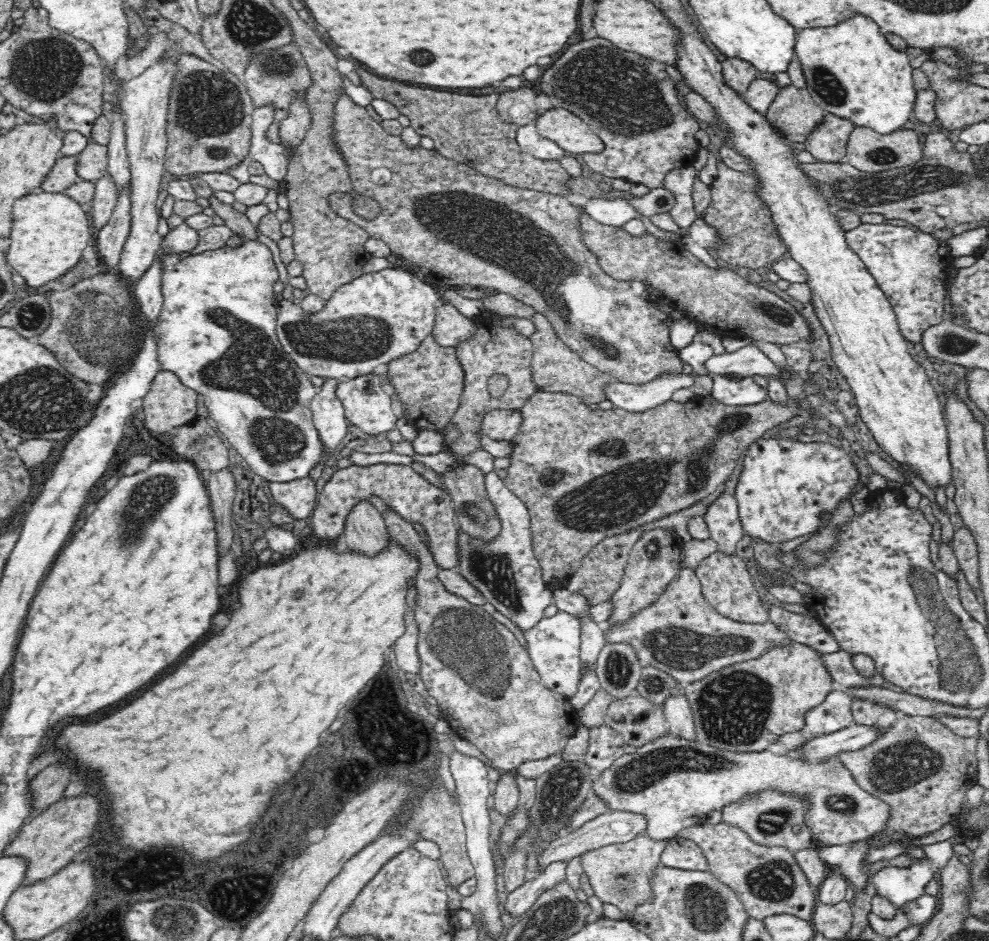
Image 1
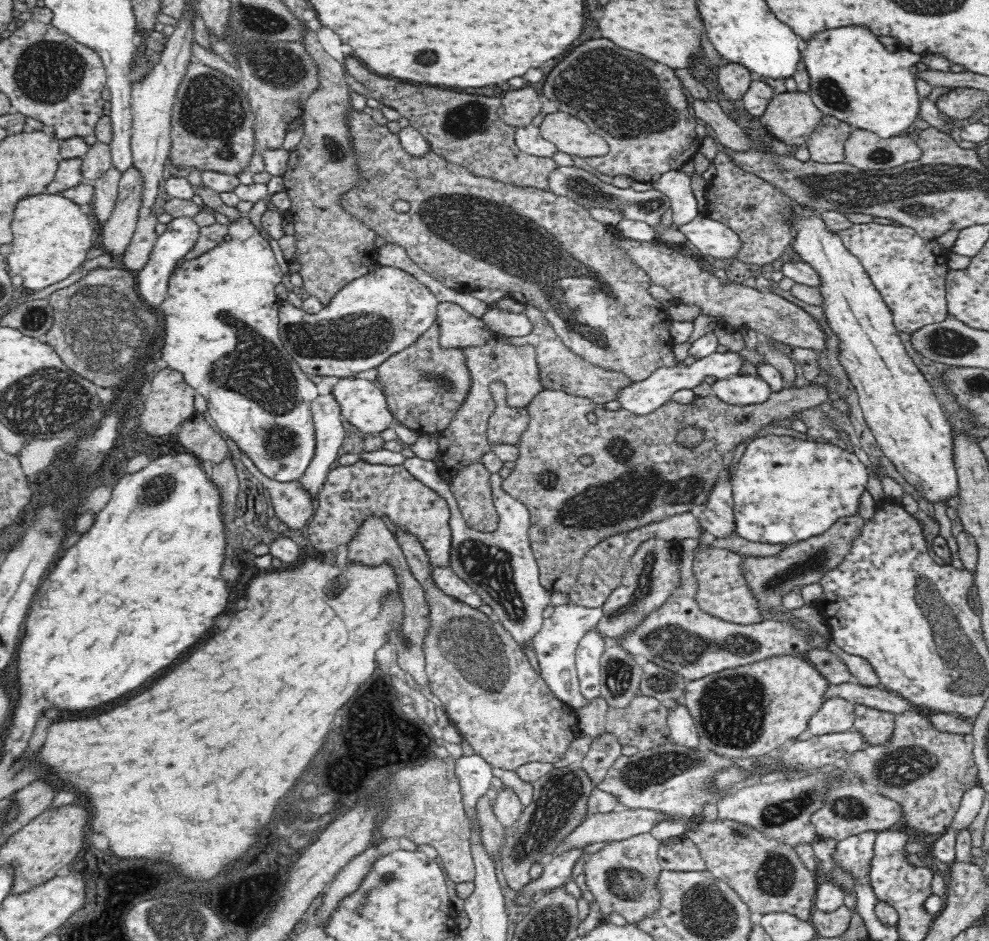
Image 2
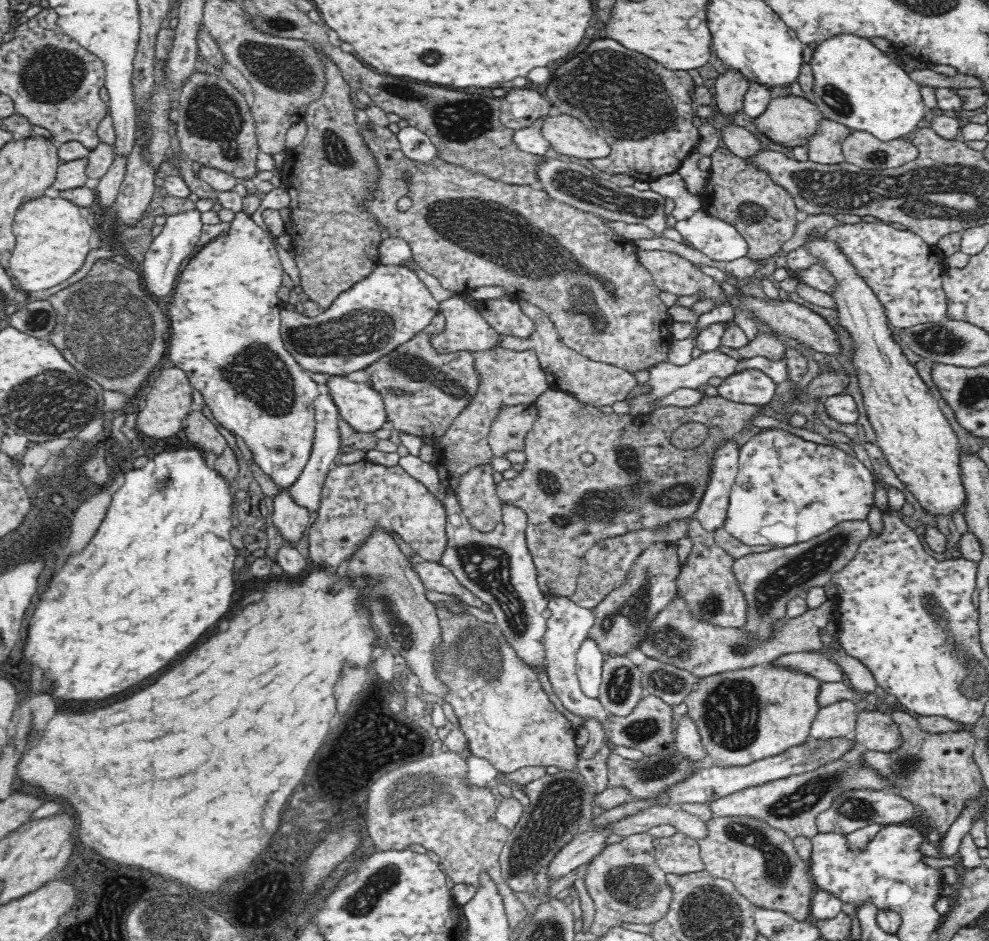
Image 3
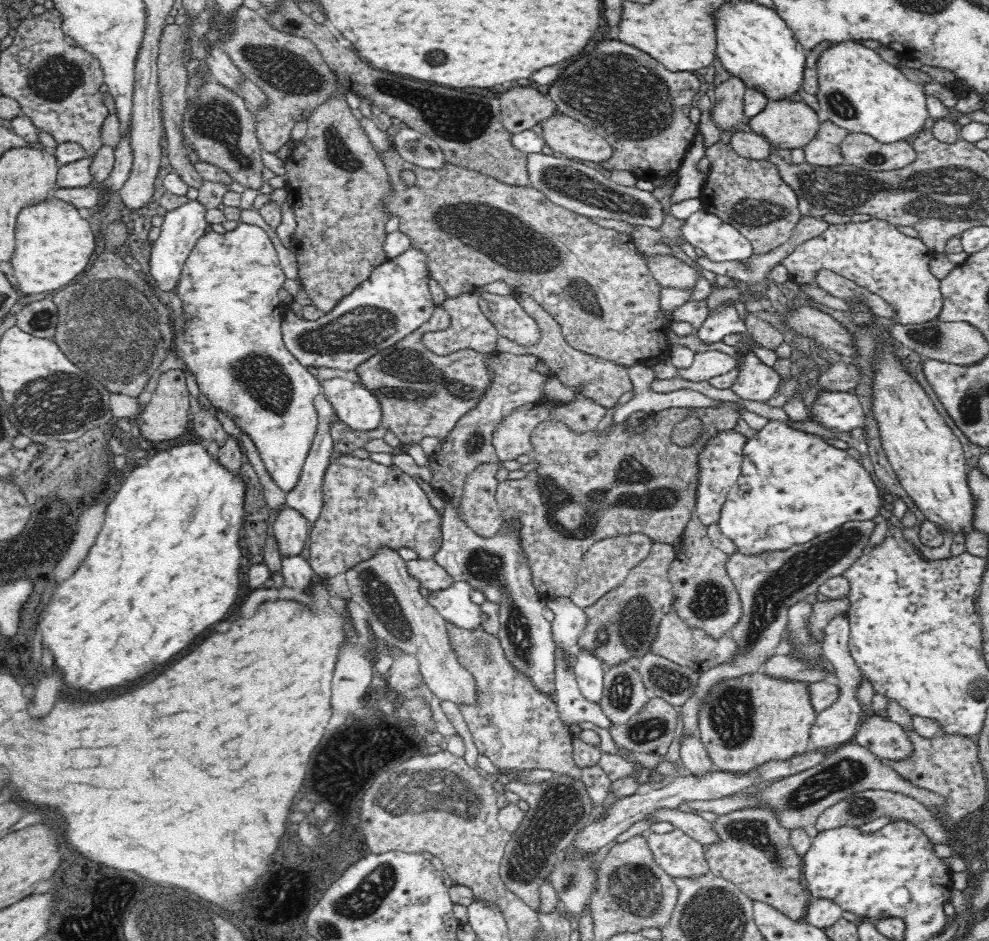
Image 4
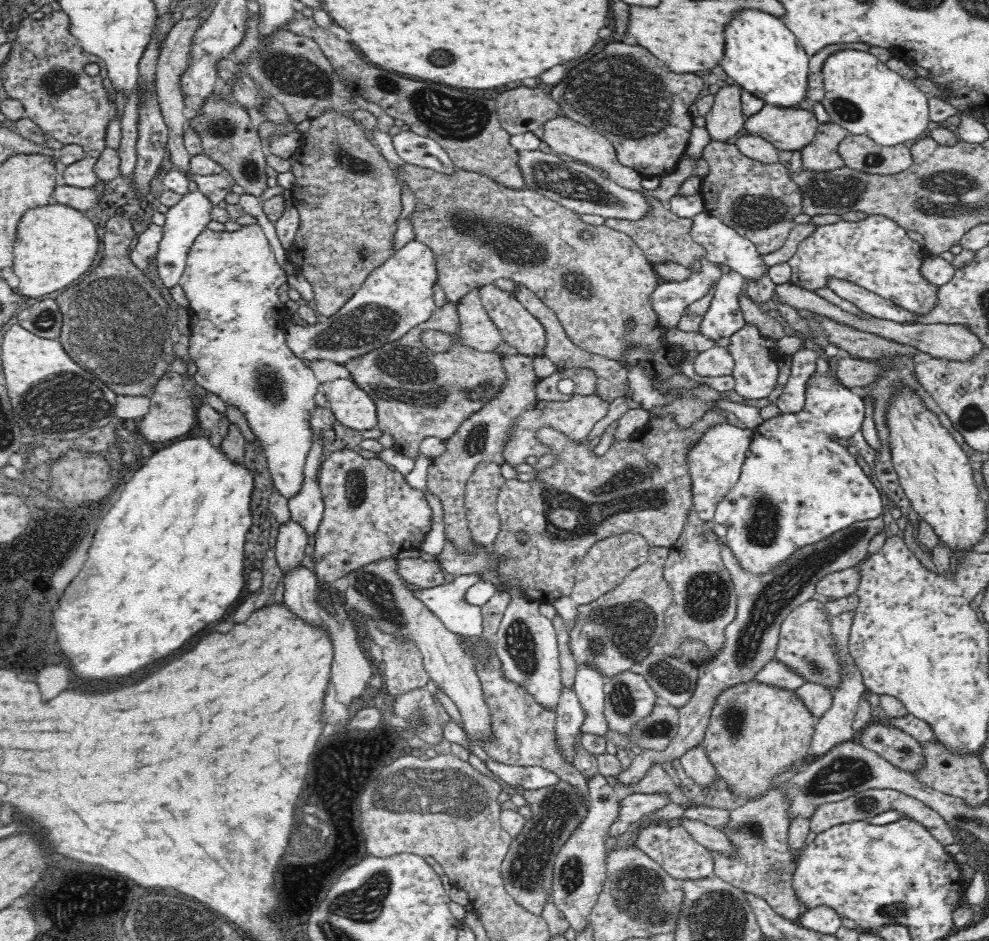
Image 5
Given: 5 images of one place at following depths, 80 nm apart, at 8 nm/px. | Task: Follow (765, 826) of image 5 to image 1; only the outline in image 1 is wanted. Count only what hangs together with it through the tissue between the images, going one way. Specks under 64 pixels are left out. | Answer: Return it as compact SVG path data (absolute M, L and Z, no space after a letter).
M725 823L684 828L678 837L696 842L704 851L709 871L736 893L752 918L763 920L767 916L792 915L811 920L818 902L817 893L812 891L793 852L780 846L759 846L743 830Z

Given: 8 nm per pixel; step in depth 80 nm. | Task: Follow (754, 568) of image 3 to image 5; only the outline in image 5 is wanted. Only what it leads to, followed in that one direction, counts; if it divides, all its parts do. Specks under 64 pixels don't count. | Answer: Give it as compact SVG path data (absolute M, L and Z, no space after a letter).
M882 515L870 520L854 522L842 530L814 542L814 544L806 544L806 546L796 548L792 552L792 556L788 556L784 562L780 562L778 566L774 566L762 574L754 574L744 570L739 560L734 556L734 552L722 545L721 557L730 573L738 602L736 618L725 630L726 640L723 649L713 661L697 668L699 675L696 688L690 700L678 708L679 729L669 745L663 751L643 750L640 755L634 758L629 768L623 770L616 777L618 782L628 787L638 784L654 762L664 764L665 760L675 760L692 746L701 744L708 720L710 720L711 708L714 706L714 700L720 694L720 690L755 678L758 672L775 658L782 623L792 612L792 609L811 600L816 593L816 585L823 576L856 567L856 564L866 558L865 550L869 546L870 540L880 530L884 530Z

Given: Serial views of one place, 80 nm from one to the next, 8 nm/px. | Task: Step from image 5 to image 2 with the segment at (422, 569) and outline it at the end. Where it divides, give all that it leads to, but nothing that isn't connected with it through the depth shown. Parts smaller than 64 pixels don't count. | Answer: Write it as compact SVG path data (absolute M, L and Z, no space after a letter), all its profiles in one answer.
M434 567L432 578L442 592L454 599L458 599L472 608L479 608L484 604L481 596L476 594L474 589L452 570L452 567Z

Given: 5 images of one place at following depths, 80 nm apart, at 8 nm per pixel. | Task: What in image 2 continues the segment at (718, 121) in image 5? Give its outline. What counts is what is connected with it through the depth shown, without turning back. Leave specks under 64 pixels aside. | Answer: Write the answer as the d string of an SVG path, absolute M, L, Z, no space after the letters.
M728 62L720 66L716 73L717 86L721 89L722 95L732 102L743 100L753 81L753 73L744 64L736 62Z

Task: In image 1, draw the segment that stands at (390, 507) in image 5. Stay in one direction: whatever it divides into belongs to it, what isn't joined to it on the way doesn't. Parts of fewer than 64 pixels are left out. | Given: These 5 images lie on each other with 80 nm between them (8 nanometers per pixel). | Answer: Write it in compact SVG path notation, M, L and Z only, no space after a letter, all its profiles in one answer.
M374 464L373 466L350 466L338 469L324 484L311 512L312 530L322 542L333 542L344 532L344 520L352 506L360 498L376 494L392 510L408 522L420 522L426 528L432 556L440 569L453 569L460 564L459 528L455 519L455 508L449 492L432 484L426 476L416 472L412 466L400 464Z

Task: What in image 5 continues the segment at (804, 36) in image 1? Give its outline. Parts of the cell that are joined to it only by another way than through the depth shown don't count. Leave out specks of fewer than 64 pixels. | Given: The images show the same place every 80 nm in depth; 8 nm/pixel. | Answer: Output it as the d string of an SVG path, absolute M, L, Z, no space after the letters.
M852 48L834 52L824 60L821 73L824 96L822 96L820 102L826 113L828 113L829 120L845 128L848 134L869 136L882 147L895 146L896 144L908 142L908 140L916 140L924 135L924 130L930 122L929 96L922 92L913 81L905 79L891 68L888 68L886 63L881 62L872 53Z

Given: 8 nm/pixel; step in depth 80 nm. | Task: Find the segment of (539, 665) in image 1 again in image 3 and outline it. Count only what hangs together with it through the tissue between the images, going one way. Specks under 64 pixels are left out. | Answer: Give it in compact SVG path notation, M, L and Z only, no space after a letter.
M568 597L551 598L547 607L551 610L551 615L546 620L542 647L544 647L545 672L552 690L568 712L578 714L578 716L593 716L603 723L608 718L609 712L602 706L599 699L588 698L583 693L575 667L577 650L593 627L596 618L595 612L593 609L576 605Z

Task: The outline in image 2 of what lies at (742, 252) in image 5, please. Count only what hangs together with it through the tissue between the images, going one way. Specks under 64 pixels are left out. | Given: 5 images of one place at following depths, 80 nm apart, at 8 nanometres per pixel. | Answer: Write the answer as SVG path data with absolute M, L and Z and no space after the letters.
M699 214L688 224L679 227L680 232L705 255L730 258L740 250L740 239L730 227Z

